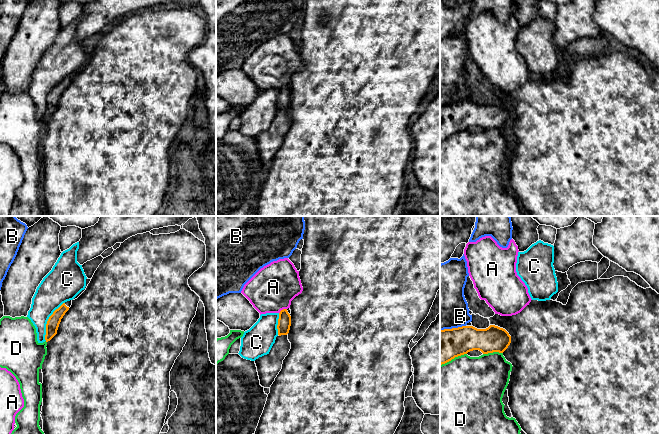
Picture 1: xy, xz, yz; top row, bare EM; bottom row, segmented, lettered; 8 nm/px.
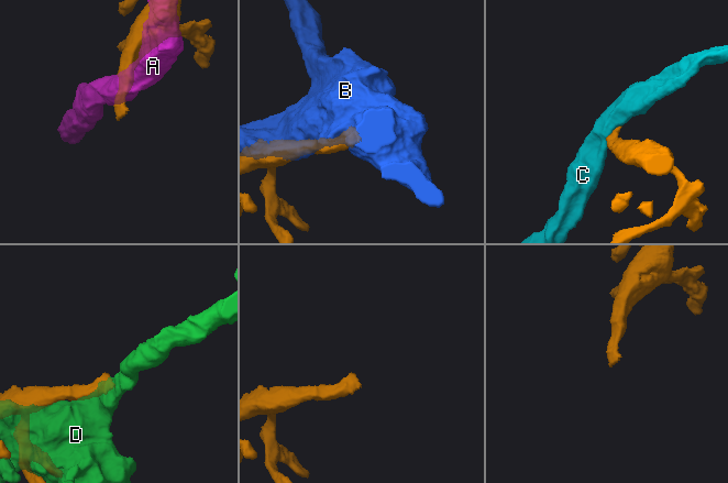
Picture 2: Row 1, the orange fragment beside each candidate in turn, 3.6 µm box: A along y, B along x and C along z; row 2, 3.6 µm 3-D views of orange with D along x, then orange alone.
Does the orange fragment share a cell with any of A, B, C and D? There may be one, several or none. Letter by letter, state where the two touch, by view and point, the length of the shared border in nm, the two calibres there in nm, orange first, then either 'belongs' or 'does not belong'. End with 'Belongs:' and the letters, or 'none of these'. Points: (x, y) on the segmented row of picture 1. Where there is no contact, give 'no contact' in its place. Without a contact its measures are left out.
A: xz (283, 309) | 80 nm | 110/360 nm | does not belong
B: yz (452, 328) | 220 nm | 280/400 nm | does not belong
C: xy (47, 321) | 340 nm | 100/240 nm | does not belong
D: yz (492, 352) | 160 nm | 220/400 nm | does not belong
Belongs: none of these

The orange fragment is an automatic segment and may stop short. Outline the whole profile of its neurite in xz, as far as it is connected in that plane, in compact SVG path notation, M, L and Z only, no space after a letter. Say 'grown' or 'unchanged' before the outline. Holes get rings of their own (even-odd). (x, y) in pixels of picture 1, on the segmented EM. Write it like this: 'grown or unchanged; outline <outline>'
grown; outline M287 309L279 313L278 336L267 355L255 360L260 385L264 388L270 388L275 378L282 369L283 360L291 349L291 343L288 340L288 333L291 326L291 316Z

